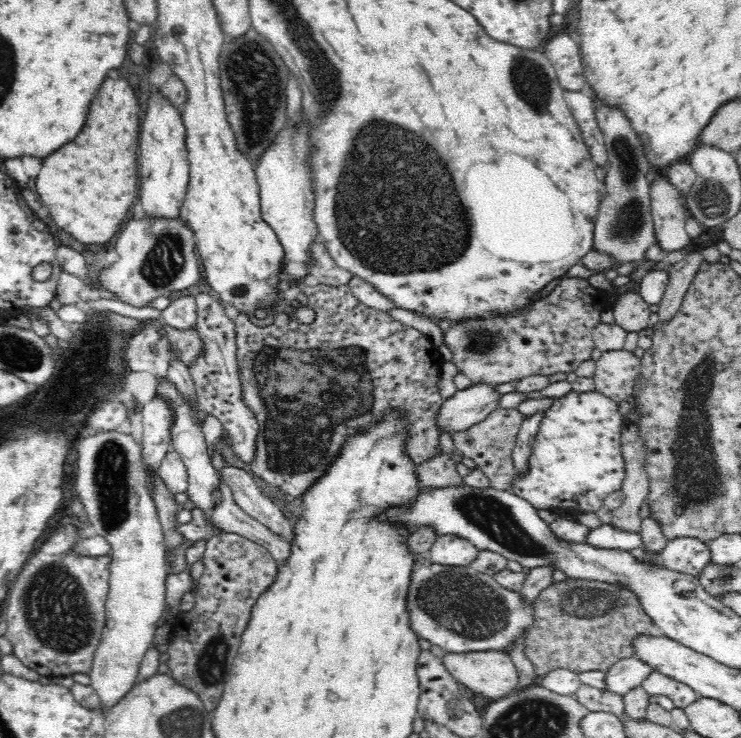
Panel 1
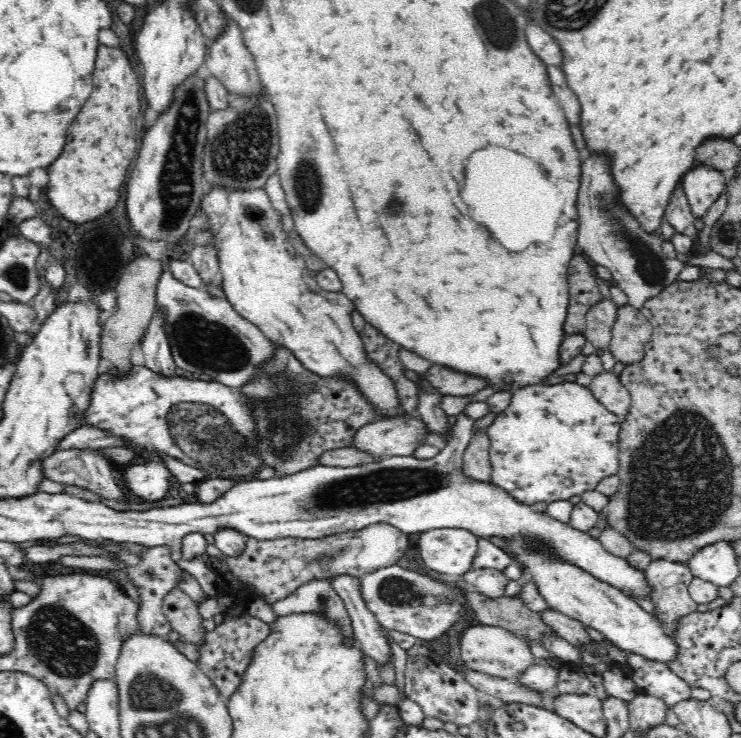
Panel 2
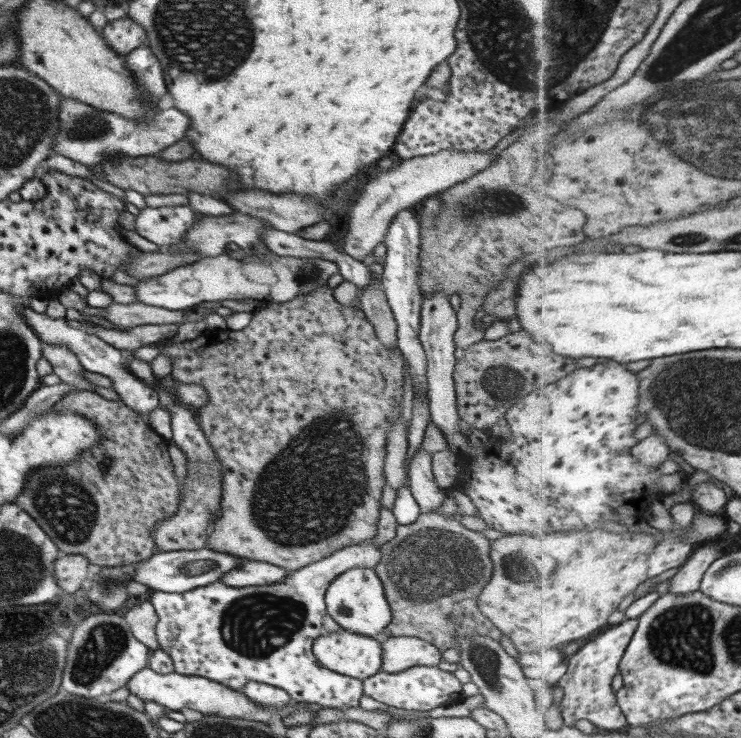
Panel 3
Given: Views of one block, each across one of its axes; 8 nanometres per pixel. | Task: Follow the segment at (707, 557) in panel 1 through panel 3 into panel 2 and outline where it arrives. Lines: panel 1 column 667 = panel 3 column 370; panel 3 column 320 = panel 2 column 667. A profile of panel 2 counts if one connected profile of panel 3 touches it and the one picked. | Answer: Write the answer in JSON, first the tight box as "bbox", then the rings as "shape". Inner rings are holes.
{"bbox":[624,559,699,708],"shape":[[[653,559],[645,574],[654,586],[651,600],[657,610],[655,617],[661,620],[666,635],[674,639],[678,620],[698,612],[699,604],[691,599],[687,589],[695,576],[687,562],[666,559]],[[628,653],[624,672],[643,694],[662,699],[668,708],[693,698],[692,687],[666,664]]]}

